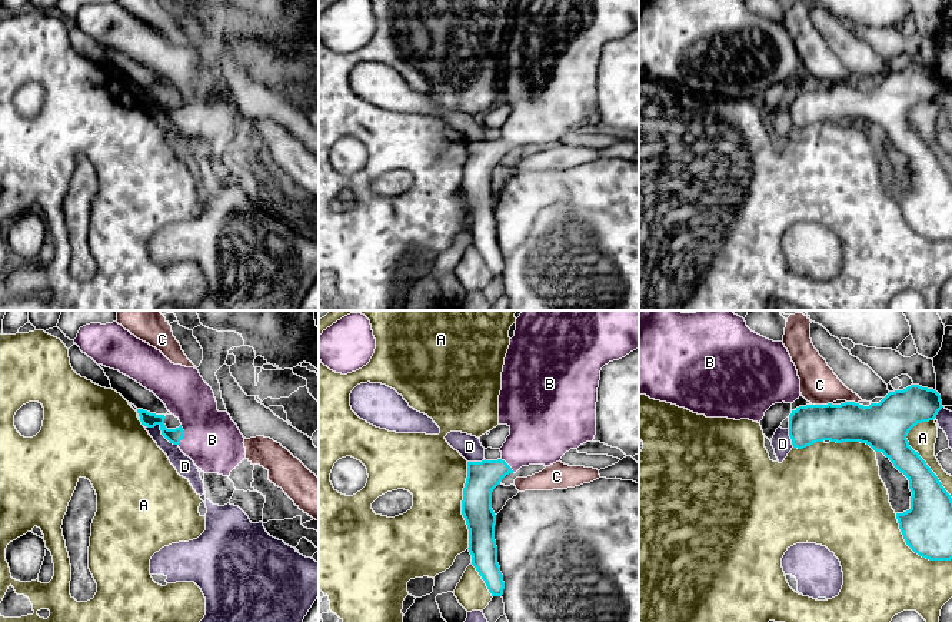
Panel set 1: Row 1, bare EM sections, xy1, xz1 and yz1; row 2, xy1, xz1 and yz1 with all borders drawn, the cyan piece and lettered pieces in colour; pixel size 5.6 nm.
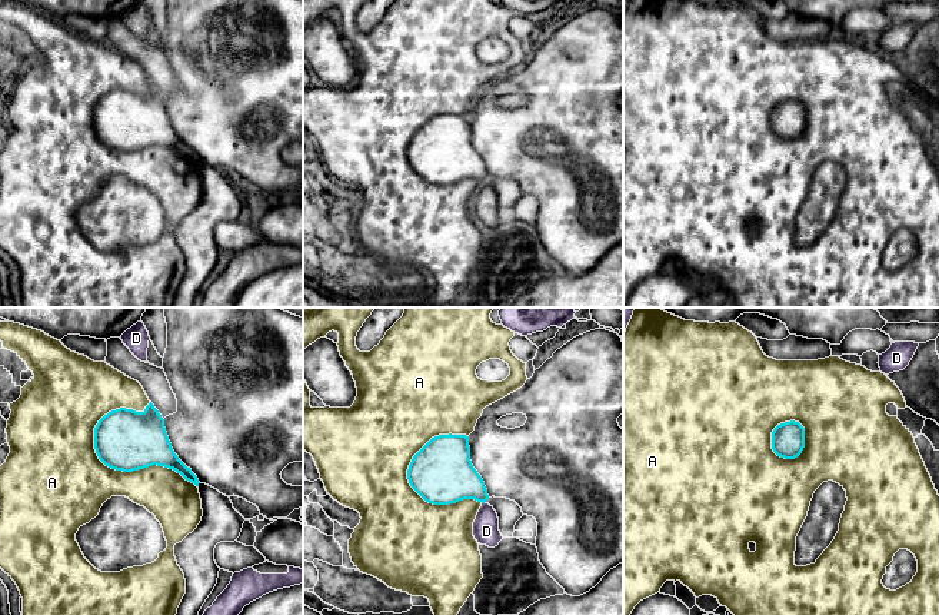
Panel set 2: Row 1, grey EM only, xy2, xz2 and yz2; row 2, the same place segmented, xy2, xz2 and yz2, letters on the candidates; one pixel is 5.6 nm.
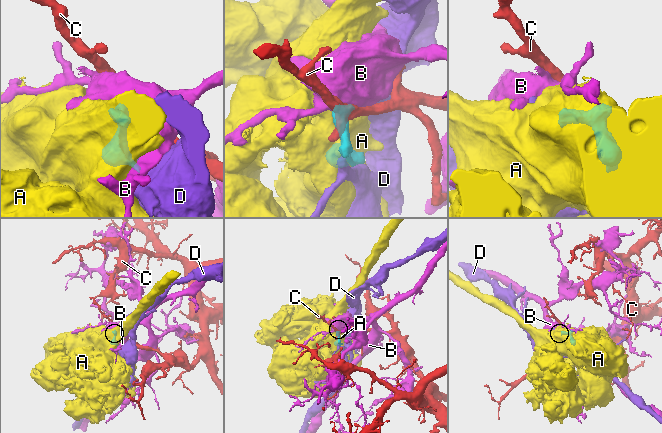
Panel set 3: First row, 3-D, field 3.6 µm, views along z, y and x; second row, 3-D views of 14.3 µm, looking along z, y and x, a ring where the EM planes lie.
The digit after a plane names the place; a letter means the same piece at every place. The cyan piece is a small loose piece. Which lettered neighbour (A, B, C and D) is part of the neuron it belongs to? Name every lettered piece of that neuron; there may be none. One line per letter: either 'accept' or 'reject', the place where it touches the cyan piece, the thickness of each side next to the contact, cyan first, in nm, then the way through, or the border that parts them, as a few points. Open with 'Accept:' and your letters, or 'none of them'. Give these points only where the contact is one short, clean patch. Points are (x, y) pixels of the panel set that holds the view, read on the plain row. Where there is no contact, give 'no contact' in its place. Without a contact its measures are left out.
Accept: B
A: reject | xy2 (132, 150) | 340/280 nm
B: accept | xy1 (183, 115) | 80/320 nm | across xy1 (149, 99), (172, 115), (183, 115), (207, 116), (212, 119)
C: reject | yz1 (821, 85) | 220/220 nm | along yz1 (831, 82), (812, 85)
D: reject | xy1 (160, 109) | 80/110 nm

